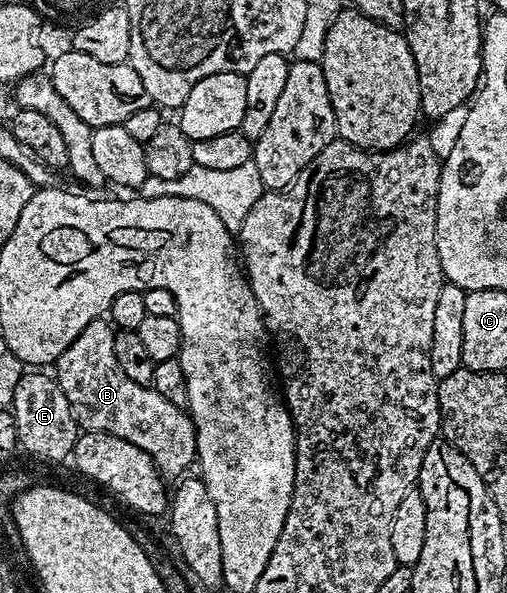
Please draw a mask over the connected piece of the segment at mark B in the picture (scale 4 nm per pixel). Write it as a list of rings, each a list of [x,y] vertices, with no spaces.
[[[103,317],[95,318],[82,332],[78,332],[78,340],[62,352],[62,356],[54,363],[54,377],[66,400],[72,406],[72,414],[76,417],[76,425],[81,431],[97,430],[118,436],[122,440],[130,440],[142,452],[152,457],[161,474],[165,476],[180,476],[185,473],[188,465],[193,465],[196,458],[196,427],[193,426],[191,417],[182,412],[181,407],[172,406],[170,400],[166,400],[151,386],[134,384],[122,368],[118,368],[118,359],[114,356],[114,330]]]

